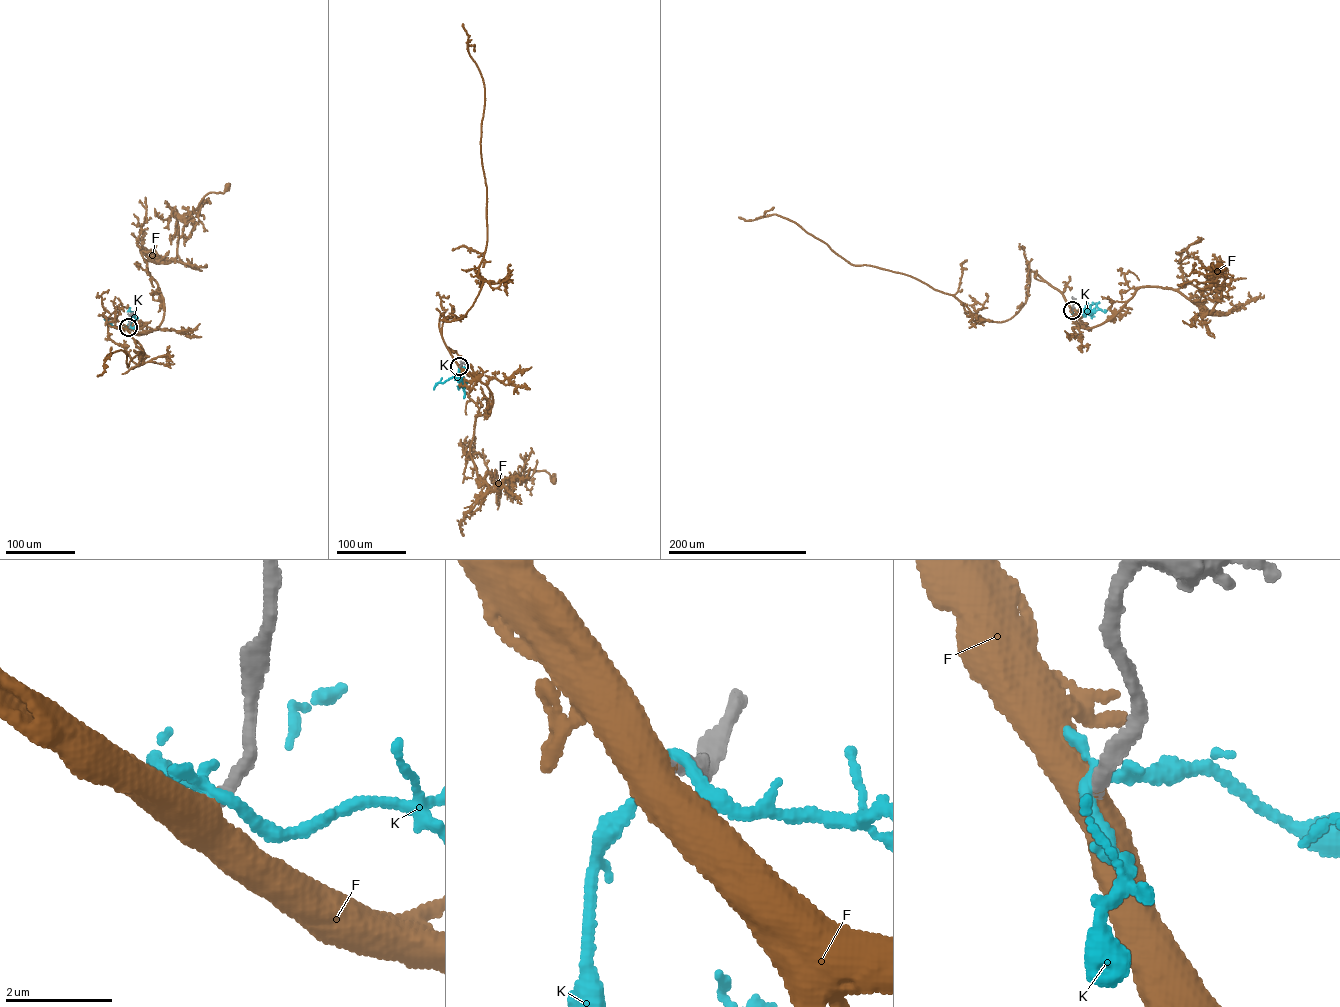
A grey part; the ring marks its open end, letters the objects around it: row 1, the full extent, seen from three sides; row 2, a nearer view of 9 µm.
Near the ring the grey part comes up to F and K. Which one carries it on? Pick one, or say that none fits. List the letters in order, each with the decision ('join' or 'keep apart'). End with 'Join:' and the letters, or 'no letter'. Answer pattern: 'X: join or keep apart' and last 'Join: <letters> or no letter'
F: join
K: keep apart
Join: F

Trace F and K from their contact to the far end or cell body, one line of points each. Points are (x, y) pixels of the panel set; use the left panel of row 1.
F: (128, 327), (149, 332), (163, 319), (144, 260), (176, 257), (168, 205), (182, 215), (227, 186)
K: (128, 327), (135, 313), (129, 307)

